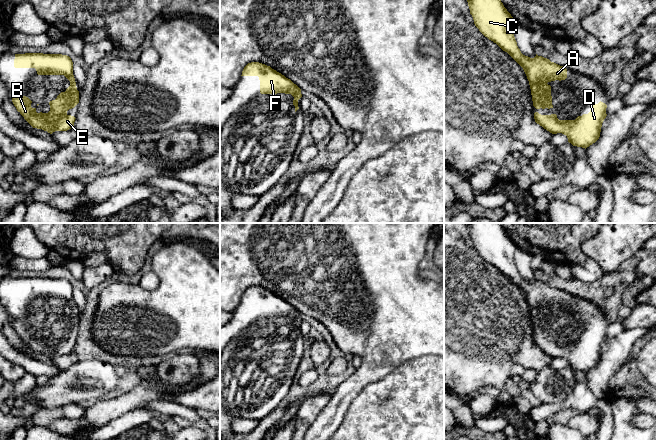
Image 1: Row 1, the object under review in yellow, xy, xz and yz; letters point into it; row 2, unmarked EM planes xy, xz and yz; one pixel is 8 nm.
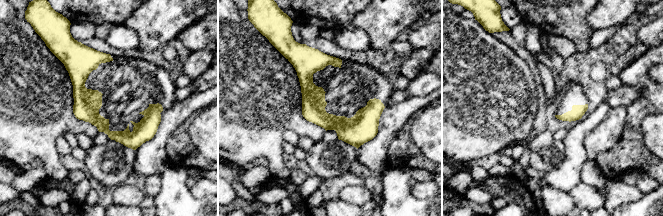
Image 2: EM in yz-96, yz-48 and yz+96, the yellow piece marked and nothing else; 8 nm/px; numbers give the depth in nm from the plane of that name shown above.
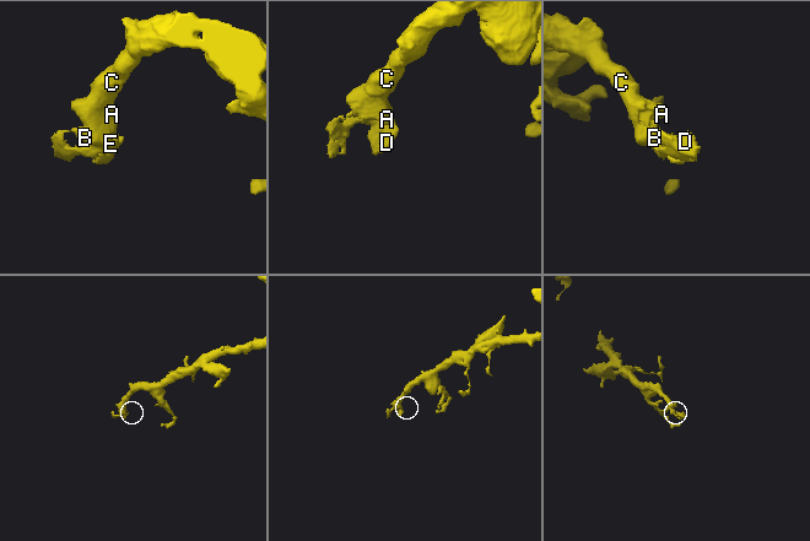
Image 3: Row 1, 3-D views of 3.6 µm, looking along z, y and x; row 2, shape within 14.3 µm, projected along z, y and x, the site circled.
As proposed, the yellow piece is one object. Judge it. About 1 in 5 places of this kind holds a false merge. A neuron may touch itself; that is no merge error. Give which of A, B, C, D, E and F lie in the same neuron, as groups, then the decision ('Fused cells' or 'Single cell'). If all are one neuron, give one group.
Groups: A B C D E F. Single cell

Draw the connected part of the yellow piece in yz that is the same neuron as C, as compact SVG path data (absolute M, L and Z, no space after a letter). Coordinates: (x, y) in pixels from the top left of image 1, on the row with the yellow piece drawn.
M467 0L470 14L473 17L475 26L489 40L496 43L503 51L507 52L524 70L529 81L533 106L536 109L553 108L551 86L548 82L565 80L567 69L542 56L530 58L521 53L514 37L516 21L504 7L501 0Z

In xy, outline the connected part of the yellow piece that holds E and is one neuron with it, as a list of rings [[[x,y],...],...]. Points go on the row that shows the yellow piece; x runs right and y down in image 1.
[[[25,53],[15,54],[15,68],[35,68],[38,75],[64,75],[70,86],[61,92],[55,100],[49,102],[48,113],[37,113],[31,107],[32,101],[26,96],[14,96],[12,102],[17,111],[33,127],[52,134],[55,131],[67,131],[74,127],[75,117],[67,111],[79,103],[79,91],[73,75],[73,62],[67,55]]]

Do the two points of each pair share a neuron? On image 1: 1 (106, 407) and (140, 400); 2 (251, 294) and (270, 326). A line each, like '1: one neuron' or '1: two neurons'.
1: one neuron
2: one neuron

